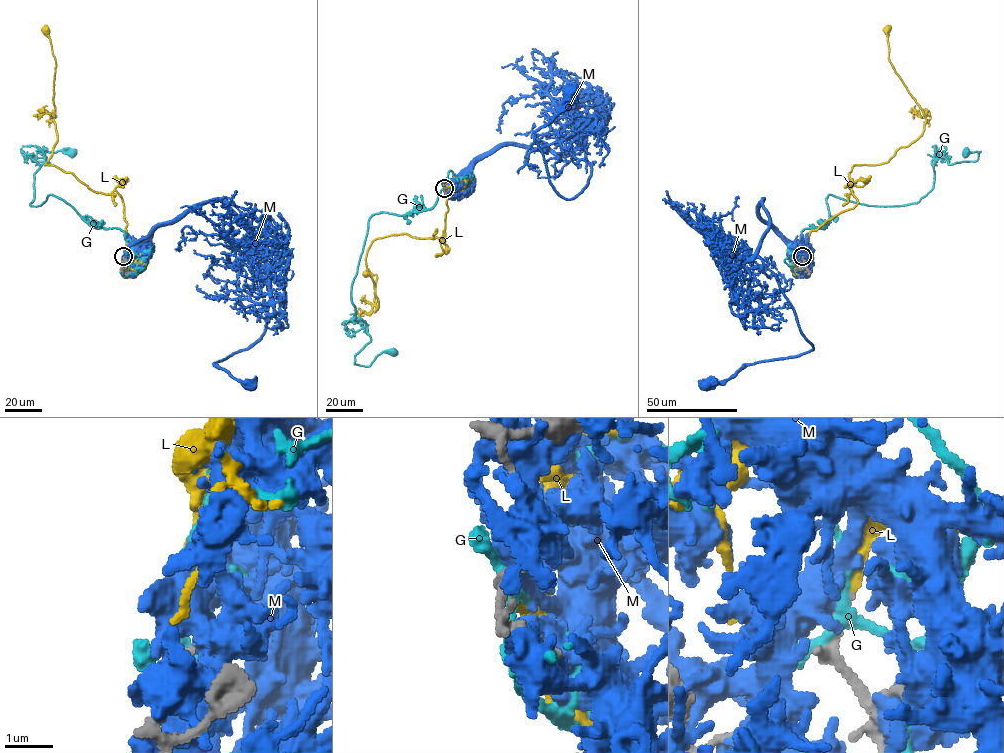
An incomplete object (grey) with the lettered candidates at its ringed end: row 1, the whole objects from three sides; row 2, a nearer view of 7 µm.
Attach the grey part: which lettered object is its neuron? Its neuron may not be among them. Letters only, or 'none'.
L

